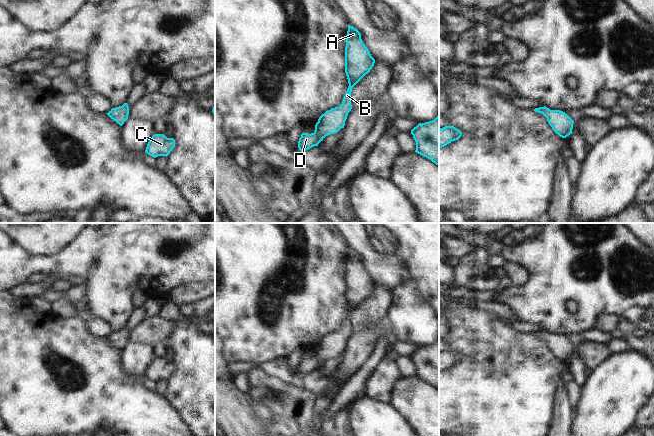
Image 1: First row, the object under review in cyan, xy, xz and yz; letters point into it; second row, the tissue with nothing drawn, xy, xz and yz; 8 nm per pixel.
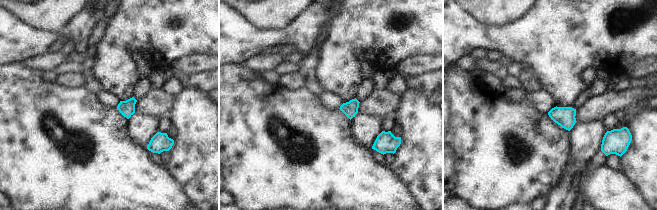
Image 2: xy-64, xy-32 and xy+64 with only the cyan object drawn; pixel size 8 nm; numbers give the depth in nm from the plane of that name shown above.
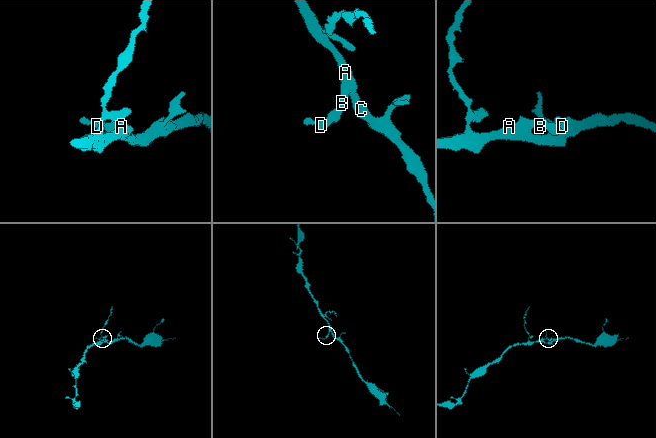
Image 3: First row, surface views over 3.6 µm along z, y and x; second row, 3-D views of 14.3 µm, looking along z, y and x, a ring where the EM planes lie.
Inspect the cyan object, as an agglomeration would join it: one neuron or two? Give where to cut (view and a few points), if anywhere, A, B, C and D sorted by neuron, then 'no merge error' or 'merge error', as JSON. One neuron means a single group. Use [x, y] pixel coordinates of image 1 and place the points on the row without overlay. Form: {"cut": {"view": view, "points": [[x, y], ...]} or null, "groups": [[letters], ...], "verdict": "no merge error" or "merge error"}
{"cut": null, "groups": [["A", "B", "C", "D"]], "verdict": "no merge error"}

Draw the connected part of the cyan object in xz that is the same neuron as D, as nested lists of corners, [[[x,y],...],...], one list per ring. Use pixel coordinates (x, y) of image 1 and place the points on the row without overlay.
[[[348,249],[345,271],[345,297],[348,303],[348,313],[339,331],[332,332],[322,338],[311,358],[302,357],[298,365],[298,372],[304,376],[318,368],[328,359],[337,357],[344,352],[348,337],[352,333],[352,312],[370,296],[375,283],[361,263],[360,256]]]

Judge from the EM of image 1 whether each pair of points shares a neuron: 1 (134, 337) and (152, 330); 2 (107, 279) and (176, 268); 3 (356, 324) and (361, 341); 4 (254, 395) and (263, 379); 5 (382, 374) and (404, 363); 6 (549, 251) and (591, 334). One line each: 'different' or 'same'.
1: same
2: same
3: different
4: same
5: different
6: different

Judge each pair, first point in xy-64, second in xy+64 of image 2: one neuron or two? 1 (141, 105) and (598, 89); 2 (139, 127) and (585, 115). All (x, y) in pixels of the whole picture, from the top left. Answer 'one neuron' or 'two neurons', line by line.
1: two neurons
2: two neurons

